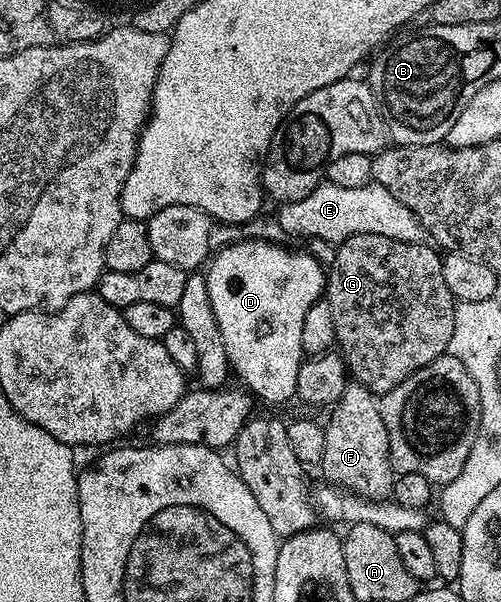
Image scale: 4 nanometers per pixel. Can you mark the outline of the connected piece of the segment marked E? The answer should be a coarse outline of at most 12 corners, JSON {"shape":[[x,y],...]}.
{"shape":[[321,184],[276,218],[333,244],[355,234],[429,241],[386,188]]}

